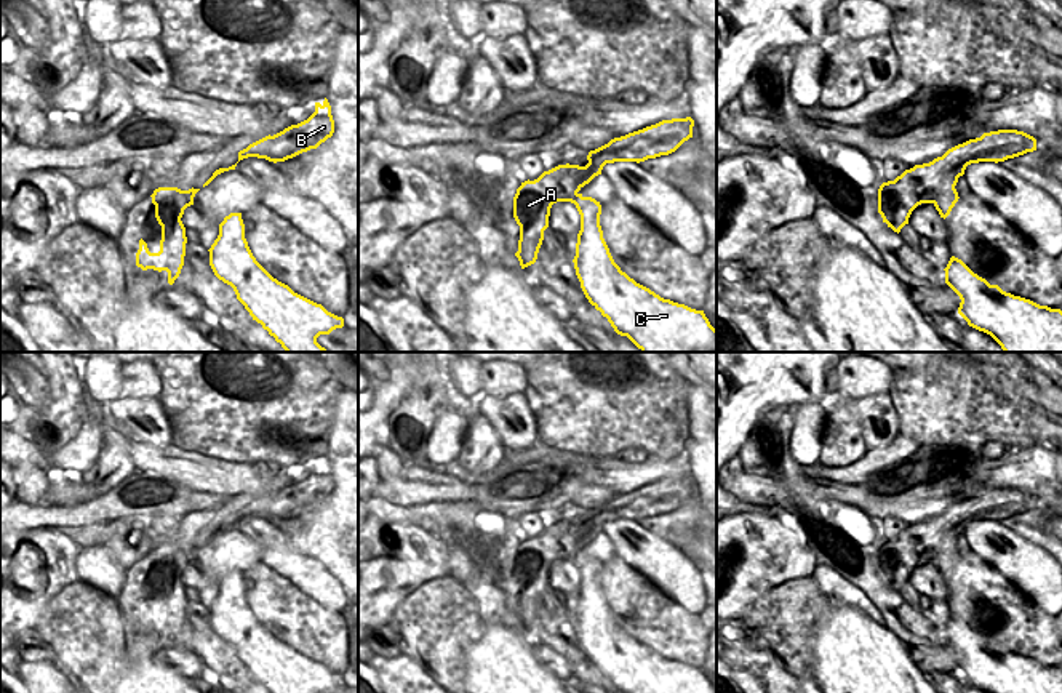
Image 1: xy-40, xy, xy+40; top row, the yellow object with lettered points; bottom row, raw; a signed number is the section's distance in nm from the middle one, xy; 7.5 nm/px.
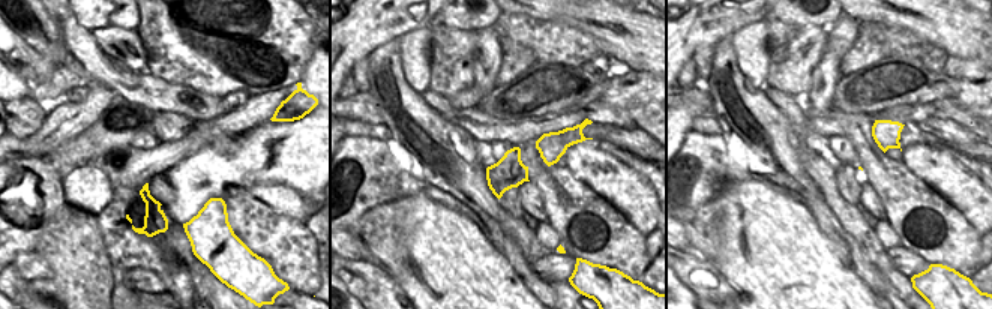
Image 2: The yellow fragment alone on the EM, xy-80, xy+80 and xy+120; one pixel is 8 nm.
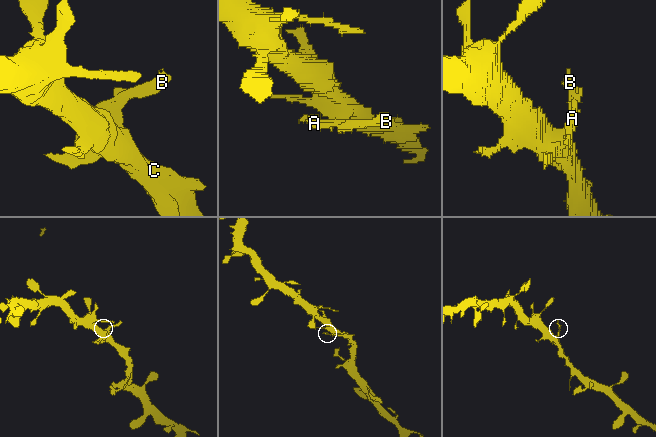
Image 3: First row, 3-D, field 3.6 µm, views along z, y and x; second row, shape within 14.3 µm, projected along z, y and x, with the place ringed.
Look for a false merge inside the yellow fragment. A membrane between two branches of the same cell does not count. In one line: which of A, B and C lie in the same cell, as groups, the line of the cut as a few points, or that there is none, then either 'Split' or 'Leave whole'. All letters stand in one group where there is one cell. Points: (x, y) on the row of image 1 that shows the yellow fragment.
Groups: A B / C. Split along xy+40 (955, 176), (946, 176), (941, 181), (938, 197), (933, 202). Split

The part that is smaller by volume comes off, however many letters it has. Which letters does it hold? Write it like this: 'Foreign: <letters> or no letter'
Foreign: A, B

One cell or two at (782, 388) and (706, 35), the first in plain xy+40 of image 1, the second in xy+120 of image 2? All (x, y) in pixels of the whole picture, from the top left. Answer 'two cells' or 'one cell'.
one cell

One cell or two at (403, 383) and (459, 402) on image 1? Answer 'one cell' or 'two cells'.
one cell

